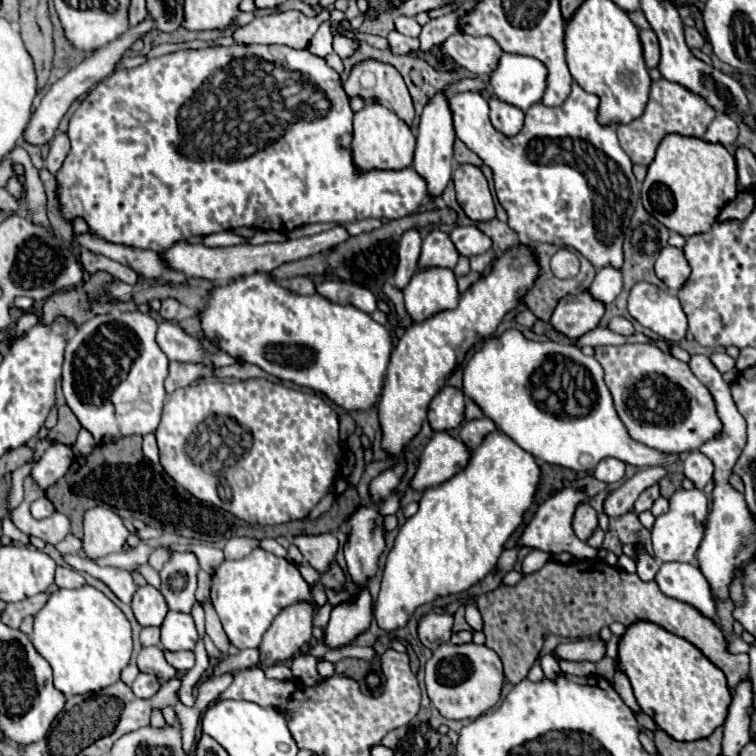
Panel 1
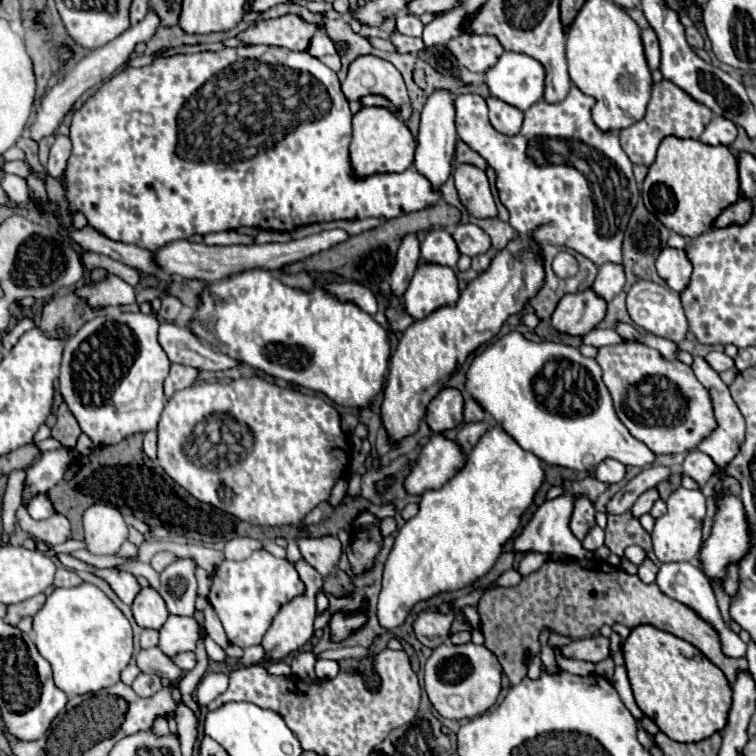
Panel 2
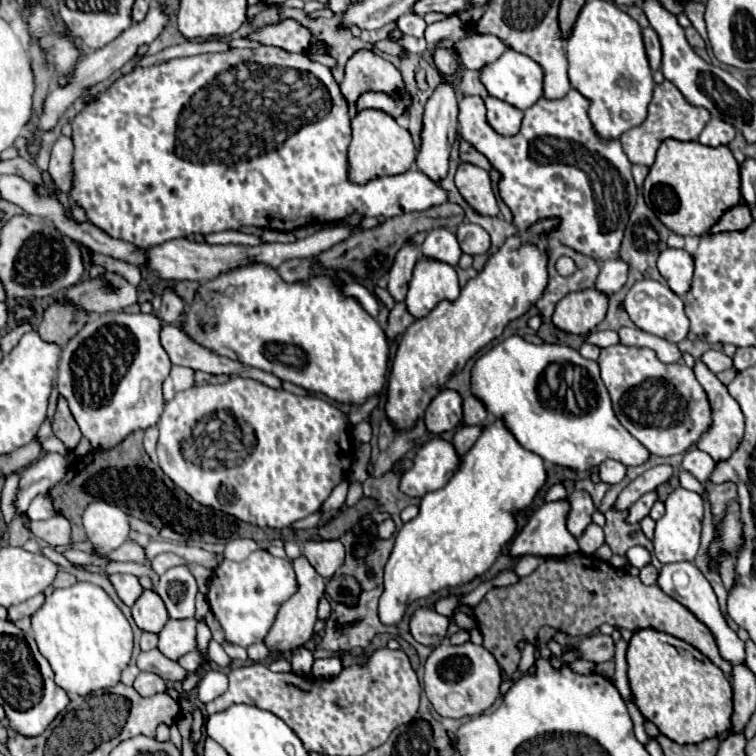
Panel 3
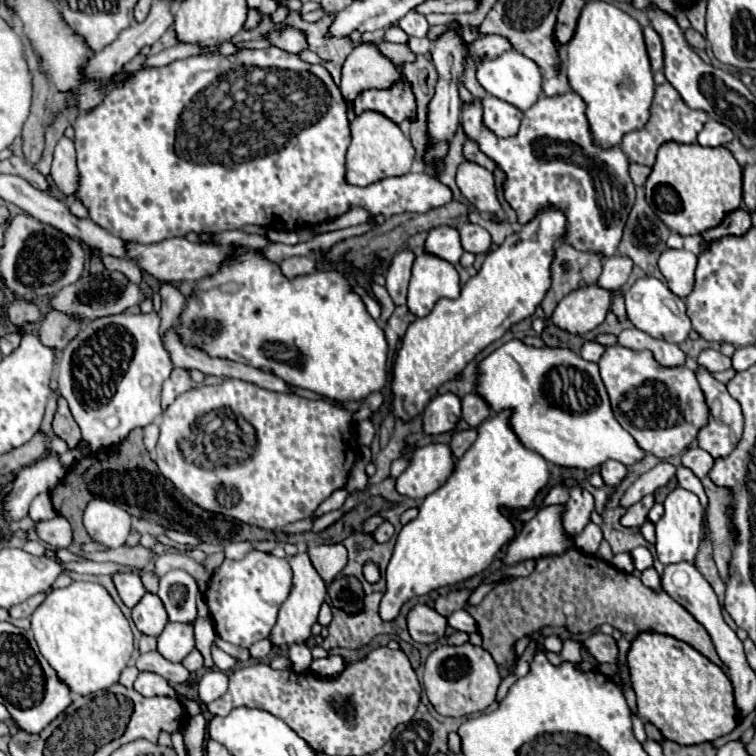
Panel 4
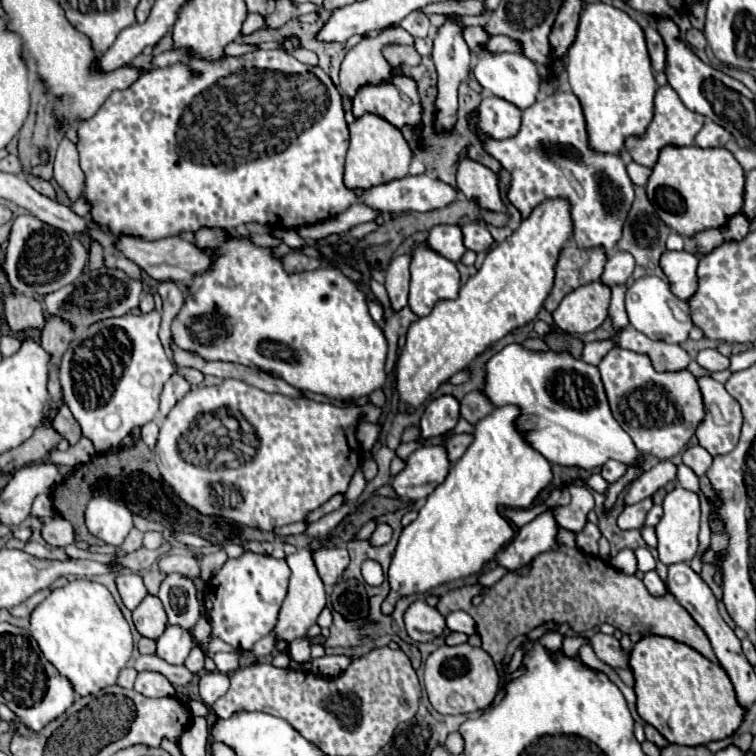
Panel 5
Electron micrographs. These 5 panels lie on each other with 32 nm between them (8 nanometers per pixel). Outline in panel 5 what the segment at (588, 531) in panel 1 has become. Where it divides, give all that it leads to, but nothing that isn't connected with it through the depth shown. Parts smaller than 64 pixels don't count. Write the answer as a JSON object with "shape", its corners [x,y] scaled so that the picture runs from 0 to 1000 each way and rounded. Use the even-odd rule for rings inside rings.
{"shape":[[[770,640],[754,643],[754,656],[757,661],[751,669],[733,669],[733,683],[746,701],[765,706],[778,690],[778,677],[786,672],[786,659],[783,651]]]}

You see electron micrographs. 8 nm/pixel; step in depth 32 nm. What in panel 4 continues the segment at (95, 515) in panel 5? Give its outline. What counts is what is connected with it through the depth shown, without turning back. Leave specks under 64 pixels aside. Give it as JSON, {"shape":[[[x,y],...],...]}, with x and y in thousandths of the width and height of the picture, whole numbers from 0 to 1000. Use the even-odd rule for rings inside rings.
{"shape":[[[127,659],[111,675],[111,696],[127,720],[156,725],[172,706],[172,680],[153,664]]]}

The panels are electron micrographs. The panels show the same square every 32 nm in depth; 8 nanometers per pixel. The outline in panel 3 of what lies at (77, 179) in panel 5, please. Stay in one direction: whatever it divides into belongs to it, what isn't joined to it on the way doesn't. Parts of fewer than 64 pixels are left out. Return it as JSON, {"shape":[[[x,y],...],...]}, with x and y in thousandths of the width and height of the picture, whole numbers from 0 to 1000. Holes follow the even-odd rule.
{"shape":[[[79,180],[66,201],[63,230],[85,254],[93,254],[93,246],[95,246],[95,220],[93,220],[95,204],[98,204],[98,193],[95,193],[95,185],[87,180]]]}

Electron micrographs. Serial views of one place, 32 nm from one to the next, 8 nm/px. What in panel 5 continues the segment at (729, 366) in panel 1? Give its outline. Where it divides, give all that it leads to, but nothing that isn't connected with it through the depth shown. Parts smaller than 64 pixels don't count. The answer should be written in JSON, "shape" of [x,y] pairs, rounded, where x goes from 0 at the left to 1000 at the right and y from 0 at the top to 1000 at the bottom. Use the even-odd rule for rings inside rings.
{"shape":[[[929,463],[921,471],[921,479],[934,487],[937,492],[947,492],[947,489],[960,489],[966,484],[966,474],[955,471],[950,463]]]}

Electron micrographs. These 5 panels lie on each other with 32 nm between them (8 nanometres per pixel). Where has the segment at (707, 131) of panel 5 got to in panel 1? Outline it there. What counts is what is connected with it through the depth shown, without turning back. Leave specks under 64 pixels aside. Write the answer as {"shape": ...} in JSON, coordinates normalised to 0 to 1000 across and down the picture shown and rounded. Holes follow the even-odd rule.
{"shape":[[[950,151],[942,159],[942,164],[937,167],[931,185],[963,193],[963,190],[974,188],[974,180],[976,180],[976,164],[971,161],[971,156],[963,153],[963,151]]]}

